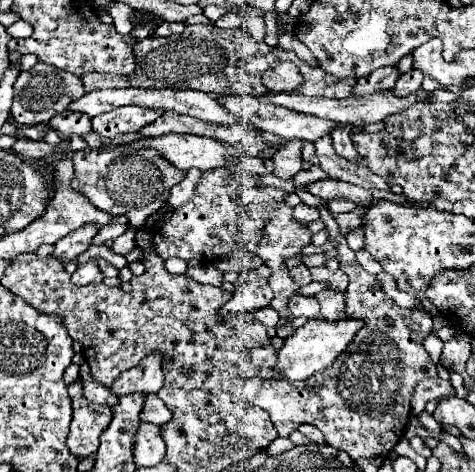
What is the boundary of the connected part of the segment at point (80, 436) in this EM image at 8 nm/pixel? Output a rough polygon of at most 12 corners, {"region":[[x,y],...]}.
{"region":[[69,386],[73,420],[67,446],[73,456],[93,456],[111,422],[111,408]]}

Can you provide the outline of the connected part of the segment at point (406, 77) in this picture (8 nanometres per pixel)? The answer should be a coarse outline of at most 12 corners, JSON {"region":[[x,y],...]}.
{"region":[[423,72],[399,76],[393,92],[397,96],[421,90]]}

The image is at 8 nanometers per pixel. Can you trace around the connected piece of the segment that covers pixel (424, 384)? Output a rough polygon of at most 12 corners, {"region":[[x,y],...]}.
{"region":[[425,378],[415,386],[411,406],[419,416],[429,400],[455,394],[449,380]]}

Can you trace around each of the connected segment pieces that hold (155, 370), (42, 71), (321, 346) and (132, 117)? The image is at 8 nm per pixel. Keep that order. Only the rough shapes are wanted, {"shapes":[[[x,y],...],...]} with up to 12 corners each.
{"shapes":[[[149,354],[123,372],[111,392],[157,394],[163,386],[161,356]],[[37,62],[15,82],[11,116],[49,122],[85,90],[79,76]],[[309,320],[285,340],[277,370],[311,378],[345,352],[361,320]],[[121,106],[91,120],[101,138],[139,132],[163,112]]]}

